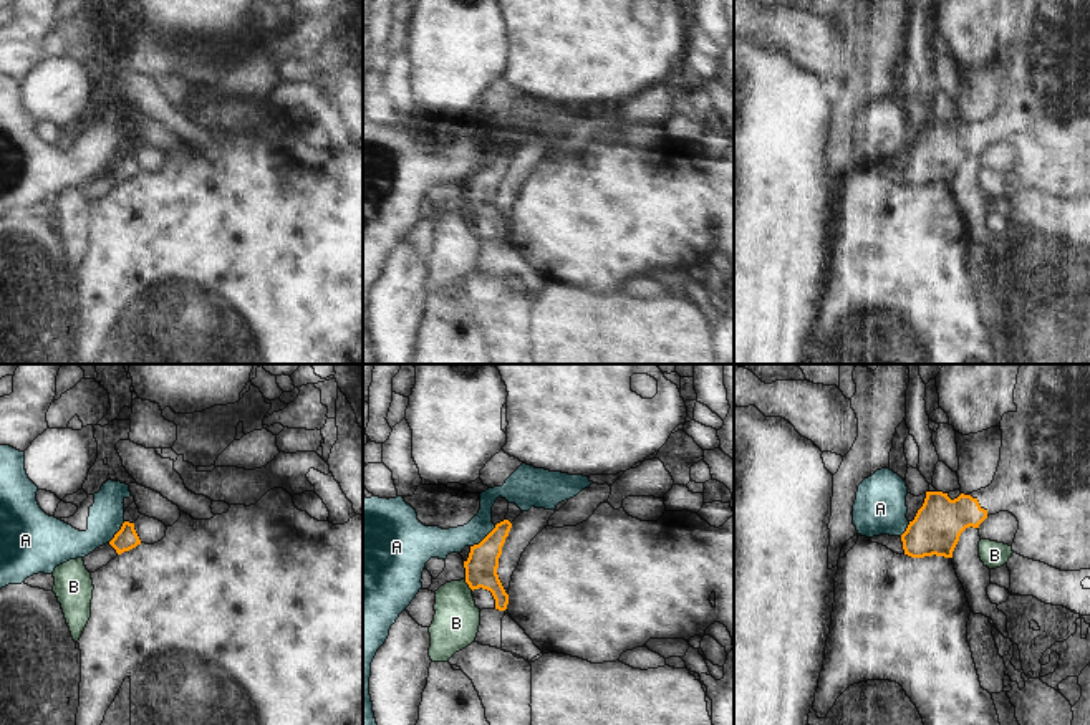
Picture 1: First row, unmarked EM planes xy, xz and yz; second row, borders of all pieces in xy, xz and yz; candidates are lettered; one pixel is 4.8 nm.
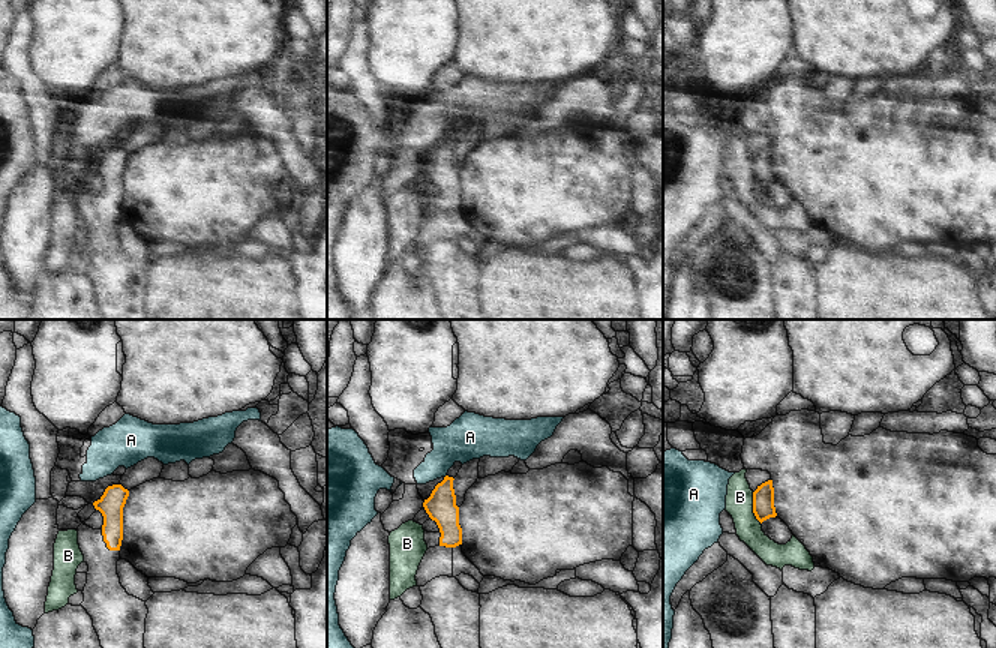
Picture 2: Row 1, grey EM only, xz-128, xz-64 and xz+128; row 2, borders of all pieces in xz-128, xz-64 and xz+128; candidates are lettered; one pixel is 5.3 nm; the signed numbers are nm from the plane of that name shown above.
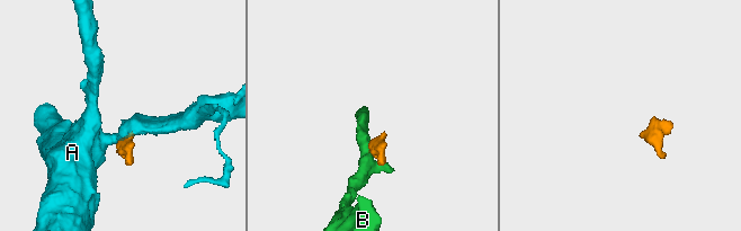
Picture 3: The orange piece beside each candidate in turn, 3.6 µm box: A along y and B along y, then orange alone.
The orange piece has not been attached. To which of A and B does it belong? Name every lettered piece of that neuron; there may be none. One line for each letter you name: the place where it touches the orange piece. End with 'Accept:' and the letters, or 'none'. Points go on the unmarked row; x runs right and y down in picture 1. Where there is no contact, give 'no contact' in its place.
Accept: none

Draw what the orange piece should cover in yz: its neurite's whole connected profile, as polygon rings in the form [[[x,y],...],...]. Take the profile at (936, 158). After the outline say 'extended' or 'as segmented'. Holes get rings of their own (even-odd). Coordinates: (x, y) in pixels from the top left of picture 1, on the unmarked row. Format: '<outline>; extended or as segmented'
[[[1019,0],[1014,33],[1017,40],[1001,50],[1001,89],[992,113],[954,129],[943,121],[926,121],[923,136],[901,164],[904,184],[953,187],[966,157],[979,157],[989,144],[1009,141],[1019,151],[1014,182],[1060,200],[1090,199],[1090,0]]]; extended

